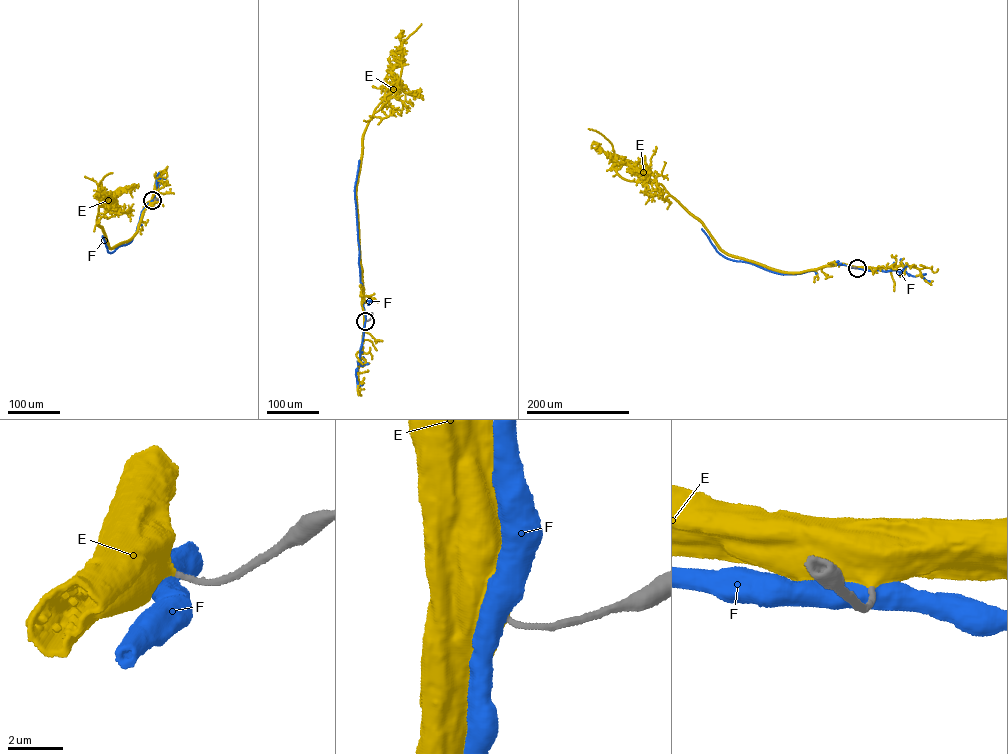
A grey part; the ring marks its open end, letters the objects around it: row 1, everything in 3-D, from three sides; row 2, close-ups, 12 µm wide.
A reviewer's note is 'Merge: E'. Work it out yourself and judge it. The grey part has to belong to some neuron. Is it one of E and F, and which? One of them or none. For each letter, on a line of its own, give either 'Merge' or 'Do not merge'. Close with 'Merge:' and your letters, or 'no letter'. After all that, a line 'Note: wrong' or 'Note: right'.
E: Merge
F: Do not merge
Merge: E
Note: right

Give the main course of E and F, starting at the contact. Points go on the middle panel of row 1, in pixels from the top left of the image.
E: (365, 321), (362, 304)
F: (365, 321), (354, 191), (359, 160)

